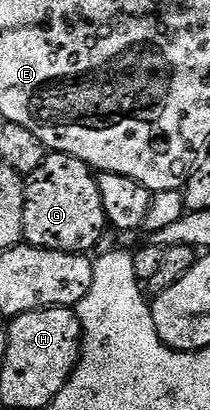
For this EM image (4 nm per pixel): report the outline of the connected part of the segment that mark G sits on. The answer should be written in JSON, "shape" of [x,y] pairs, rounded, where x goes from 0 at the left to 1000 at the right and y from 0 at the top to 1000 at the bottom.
{"shape":[[[238,373],[119,446],[129,488],[110,498],[110,566],[143,600],[405,620],[443,615],[510,563],[490,478],[448,417],[395,390],[333,376]]]}

